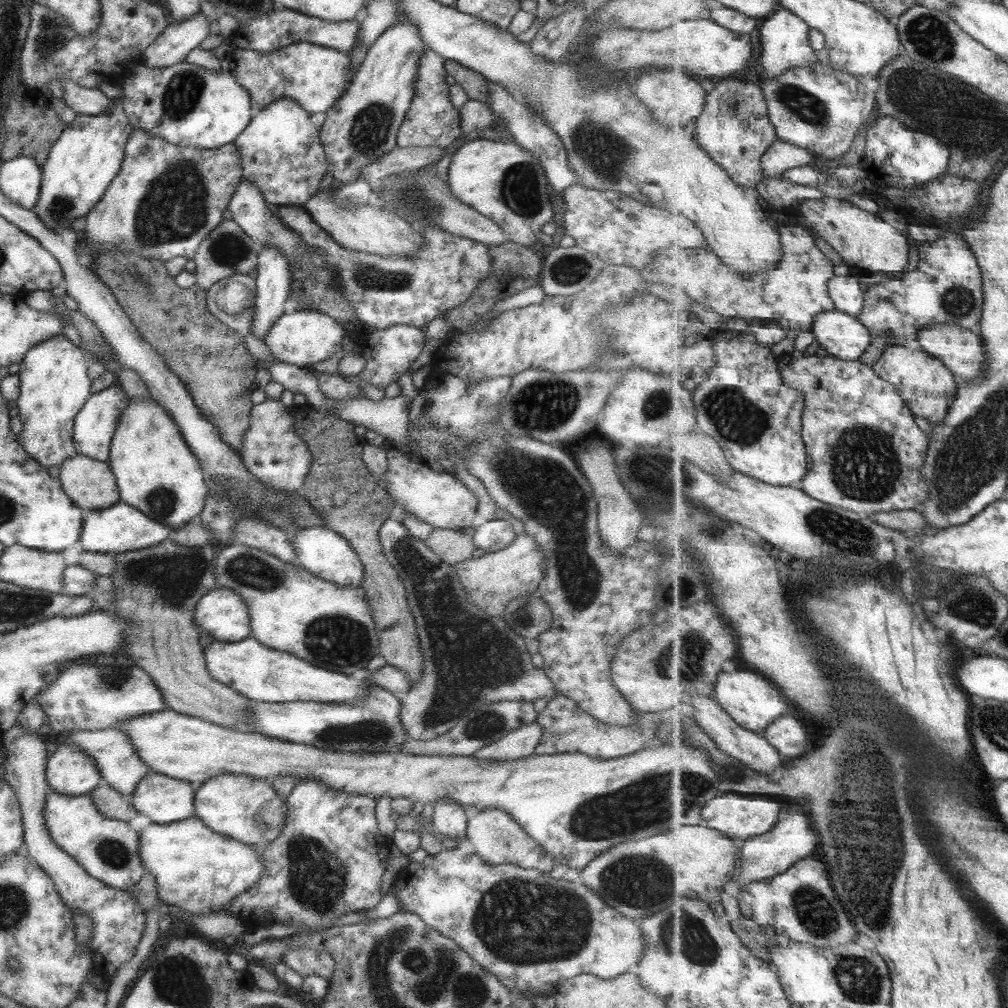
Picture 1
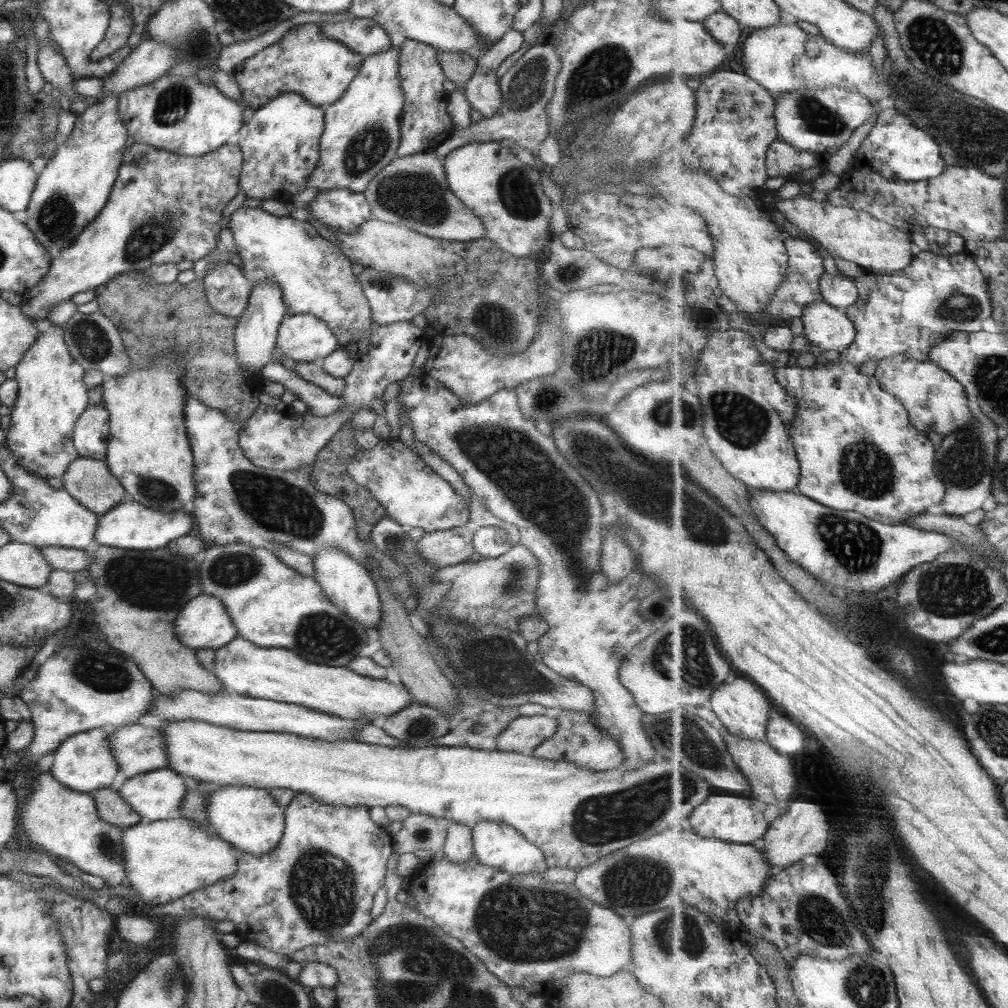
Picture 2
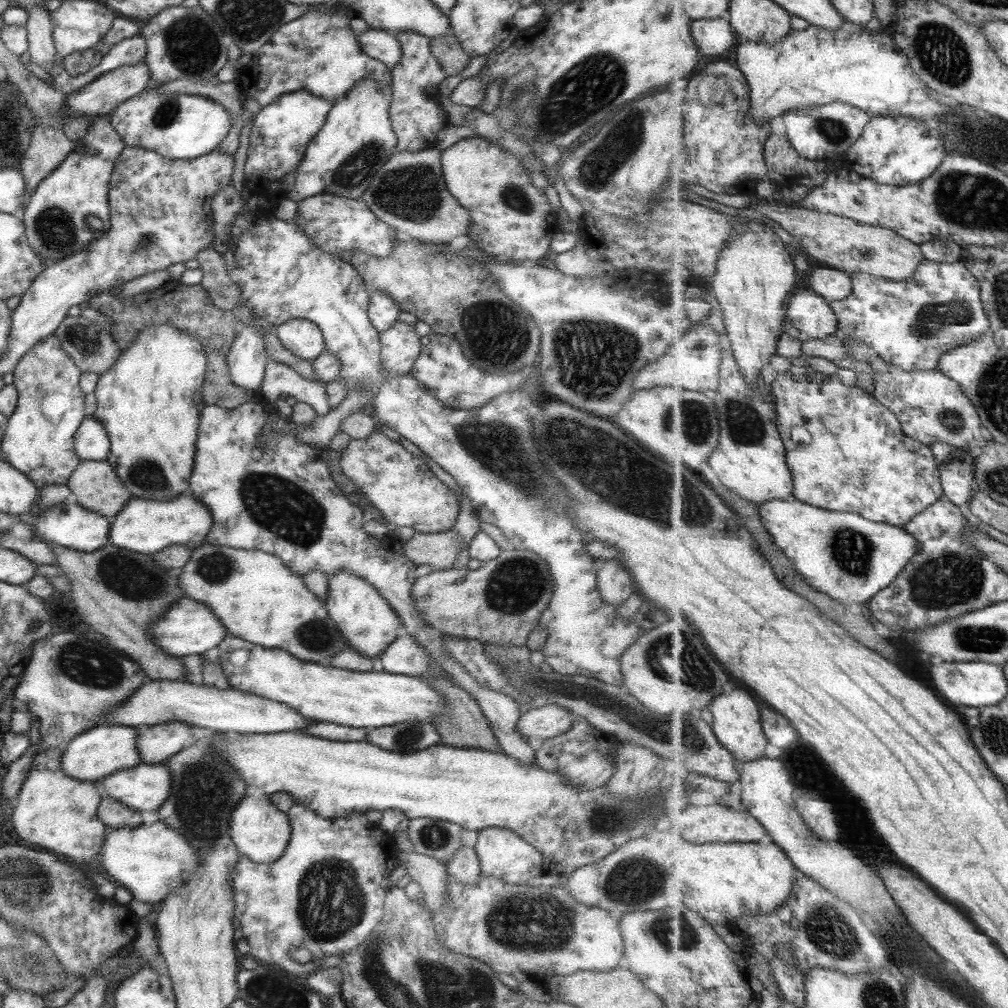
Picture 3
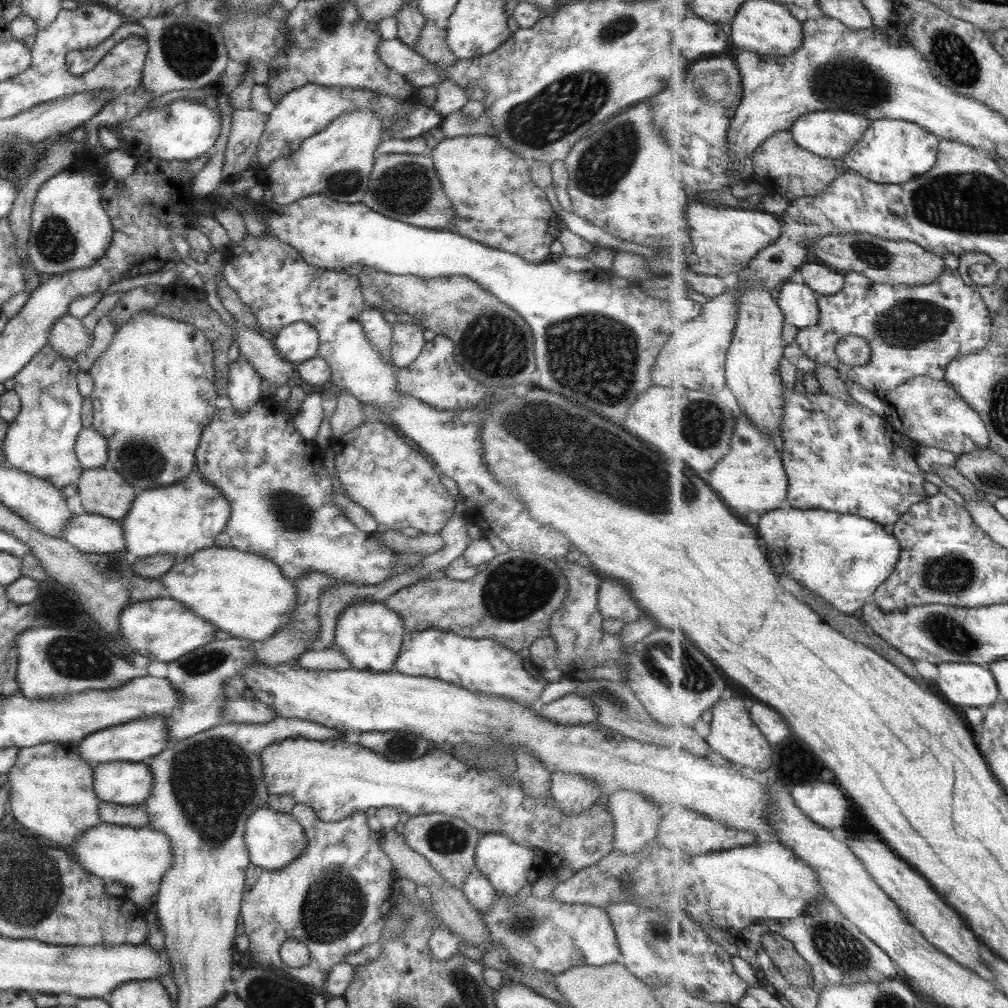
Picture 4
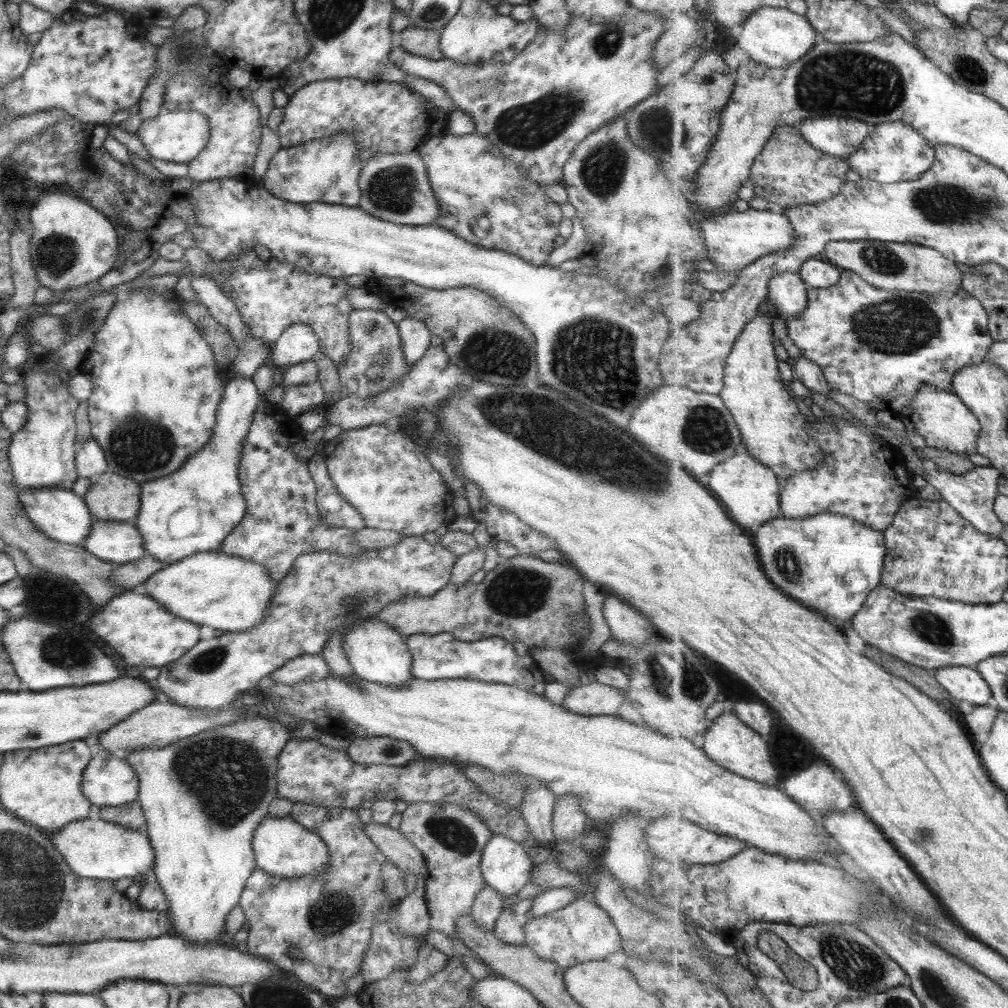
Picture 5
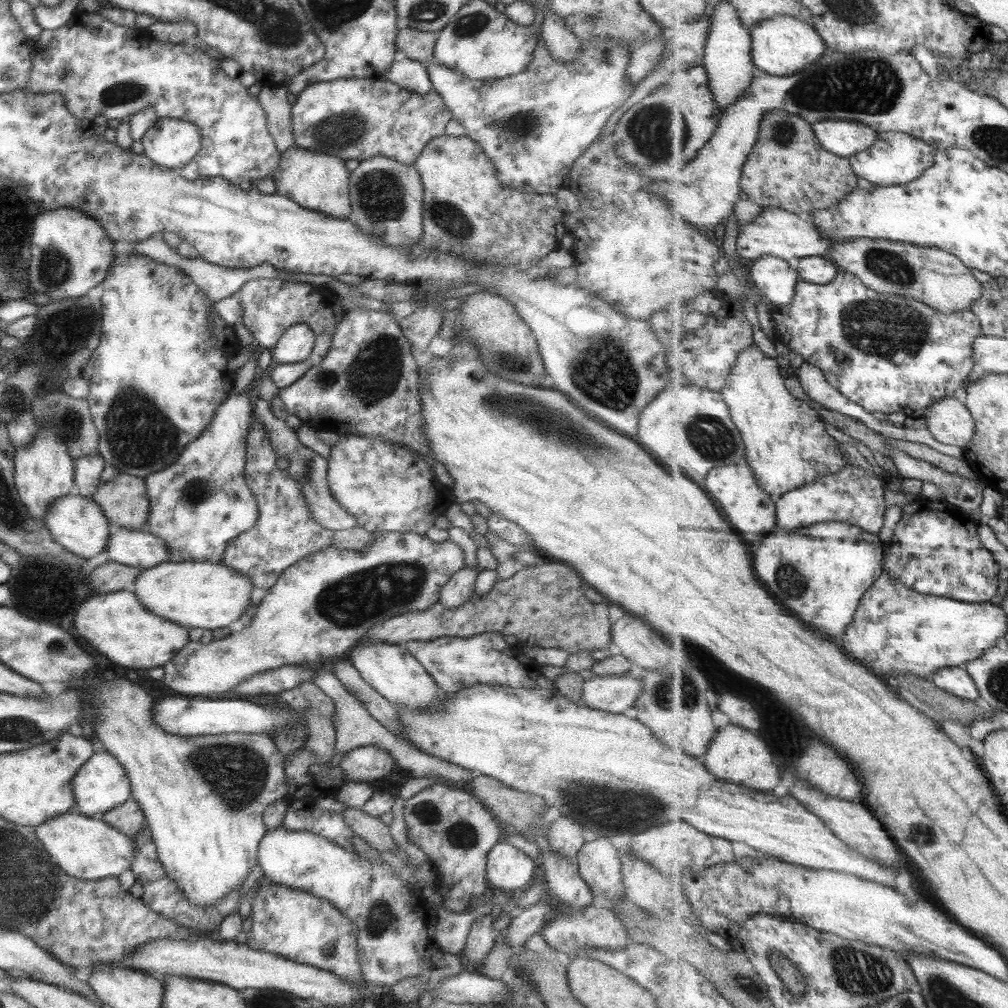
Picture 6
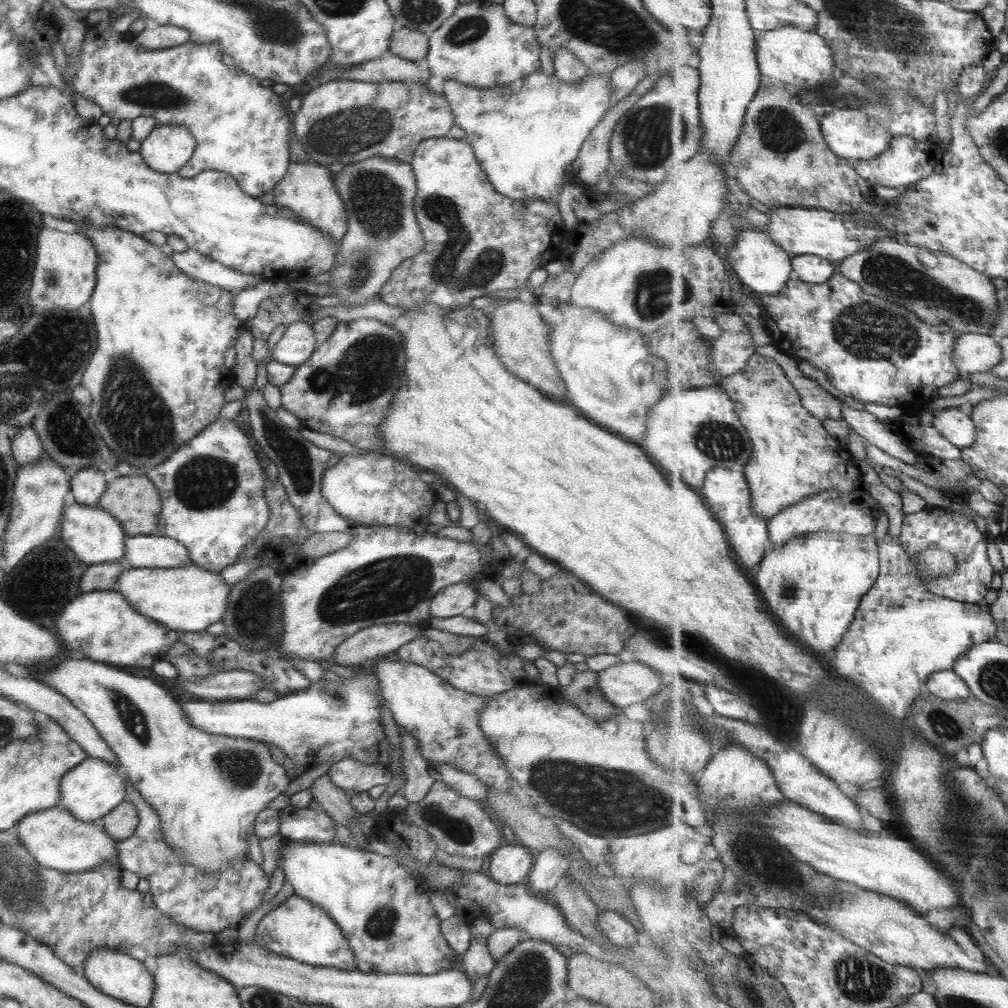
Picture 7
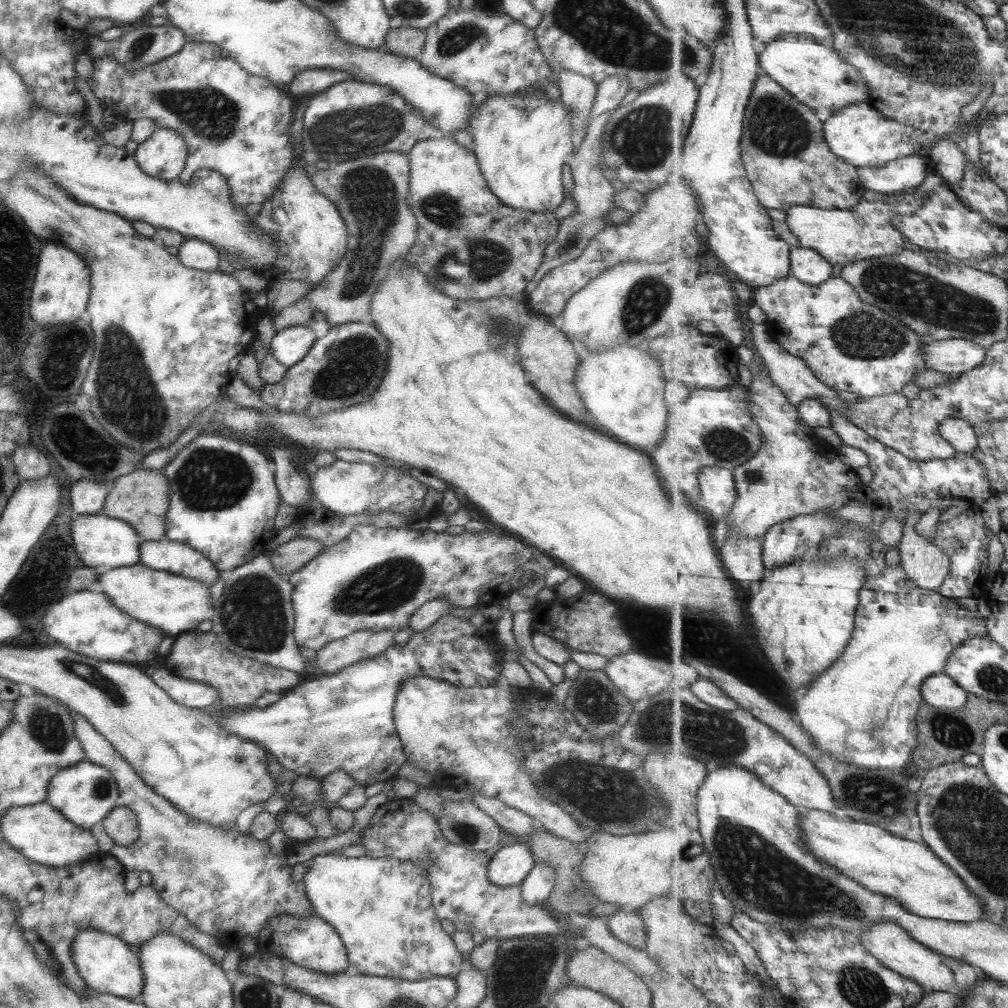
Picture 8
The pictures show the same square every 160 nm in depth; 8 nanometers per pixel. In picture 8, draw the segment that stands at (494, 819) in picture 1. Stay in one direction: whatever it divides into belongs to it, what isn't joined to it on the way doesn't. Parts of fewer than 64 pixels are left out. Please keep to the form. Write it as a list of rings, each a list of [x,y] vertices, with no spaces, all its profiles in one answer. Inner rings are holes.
[[[524,844],[496,847],[487,864],[487,879],[496,887],[517,886],[529,873],[534,861]]]

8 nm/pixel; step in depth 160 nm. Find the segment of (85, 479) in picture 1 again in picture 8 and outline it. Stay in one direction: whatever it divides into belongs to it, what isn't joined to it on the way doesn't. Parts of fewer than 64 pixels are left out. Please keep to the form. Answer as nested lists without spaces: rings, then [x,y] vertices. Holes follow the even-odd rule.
[[[133,468],[131,472],[118,476],[106,492],[103,508],[98,514],[121,519],[135,529],[142,540],[159,540],[165,534],[165,513],[168,507],[169,486],[160,470]]]

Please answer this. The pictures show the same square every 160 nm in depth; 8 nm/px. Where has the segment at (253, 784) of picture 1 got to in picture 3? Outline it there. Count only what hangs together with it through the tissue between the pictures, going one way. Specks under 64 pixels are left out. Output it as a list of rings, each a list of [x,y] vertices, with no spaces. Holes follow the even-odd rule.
[[[245,795],[230,814],[229,838],[235,850],[254,864],[270,864],[283,854],[289,841],[289,819],[268,799]]]

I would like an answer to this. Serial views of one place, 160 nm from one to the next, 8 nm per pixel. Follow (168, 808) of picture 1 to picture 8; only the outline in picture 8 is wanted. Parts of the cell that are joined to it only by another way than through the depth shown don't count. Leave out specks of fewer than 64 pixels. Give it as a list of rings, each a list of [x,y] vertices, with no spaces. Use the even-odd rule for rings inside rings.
[[[81,760],[59,770],[48,780],[44,801],[58,810],[69,822],[88,831],[114,807],[117,795],[116,784],[105,767]]]

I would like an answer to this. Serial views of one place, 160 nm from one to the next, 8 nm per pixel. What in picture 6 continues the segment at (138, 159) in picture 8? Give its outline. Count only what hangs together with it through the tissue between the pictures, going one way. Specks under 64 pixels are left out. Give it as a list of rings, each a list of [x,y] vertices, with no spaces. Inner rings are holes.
[[[159,118],[141,137],[143,154],[162,169],[180,169],[200,148],[197,127],[184,119]]]

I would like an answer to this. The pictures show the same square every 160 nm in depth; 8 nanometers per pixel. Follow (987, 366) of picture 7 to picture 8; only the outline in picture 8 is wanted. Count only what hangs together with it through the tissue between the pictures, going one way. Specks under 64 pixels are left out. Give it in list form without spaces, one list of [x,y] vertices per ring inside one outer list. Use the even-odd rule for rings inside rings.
[[[964,338],[927,340],[924,348],[925,359],[929,360],[929,369],[953,376],[962,376],[978,369],[988,357],[984,346]]]

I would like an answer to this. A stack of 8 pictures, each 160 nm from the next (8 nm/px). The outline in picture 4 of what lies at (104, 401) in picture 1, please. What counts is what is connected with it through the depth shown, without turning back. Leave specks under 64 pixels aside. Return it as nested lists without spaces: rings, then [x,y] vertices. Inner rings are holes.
[[[89,427],[82,429],[77,433],[73,452],[82,470],[102,467],[106,462],[105,439]]]

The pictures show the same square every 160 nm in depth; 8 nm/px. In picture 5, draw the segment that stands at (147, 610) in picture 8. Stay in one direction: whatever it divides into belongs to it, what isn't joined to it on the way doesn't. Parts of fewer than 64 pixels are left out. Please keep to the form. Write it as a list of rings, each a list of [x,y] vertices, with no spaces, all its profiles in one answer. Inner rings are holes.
[[[201,552],[164,565],[145,582],[145,594],[177,618],[221,633],[245,632],[264,617],[274,584],[265,567],[221,552]]]

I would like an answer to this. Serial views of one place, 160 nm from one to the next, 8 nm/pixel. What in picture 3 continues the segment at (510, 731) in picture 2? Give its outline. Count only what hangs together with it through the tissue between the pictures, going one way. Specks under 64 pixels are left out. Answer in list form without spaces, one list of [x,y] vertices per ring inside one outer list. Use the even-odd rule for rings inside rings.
[[[554,704],[527,709],[520,713],[516,722],[516,731],[526,738],[553,738],[569,730],[574,714],[566,708]]]

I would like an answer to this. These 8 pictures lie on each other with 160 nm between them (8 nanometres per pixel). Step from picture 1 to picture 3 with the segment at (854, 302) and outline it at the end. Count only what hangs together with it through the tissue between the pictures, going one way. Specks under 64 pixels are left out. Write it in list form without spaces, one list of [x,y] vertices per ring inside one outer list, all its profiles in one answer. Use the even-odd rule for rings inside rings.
[[[821,265],[810,270],[807,286],[829,301],[844,301],[852,292],[852,275]]]

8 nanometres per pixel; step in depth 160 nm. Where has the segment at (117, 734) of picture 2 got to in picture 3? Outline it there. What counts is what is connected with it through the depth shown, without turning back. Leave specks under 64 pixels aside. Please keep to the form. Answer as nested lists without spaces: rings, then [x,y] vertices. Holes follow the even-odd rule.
[[[184,722],[159,723],[157,726],[135,729],[138,729],[135,748],[140,763],[163,764],[172,754],[194,741],[191,725]]]

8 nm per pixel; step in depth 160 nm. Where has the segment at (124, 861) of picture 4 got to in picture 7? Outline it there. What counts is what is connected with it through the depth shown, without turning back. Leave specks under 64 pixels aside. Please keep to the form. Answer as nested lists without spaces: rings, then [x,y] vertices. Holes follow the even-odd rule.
[[[57,806],[35,811],[16,822],[17,841],[25,847],[38,866],[63,874],[85,874],[104,864],[118,866],[116,842],[93,822],[81,822],[65,809]]]

